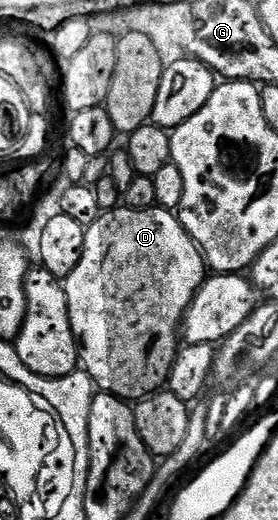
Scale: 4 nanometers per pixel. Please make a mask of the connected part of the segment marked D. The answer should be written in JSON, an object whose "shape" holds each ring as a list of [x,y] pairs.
{"shape":[[[119,206],[103,211],[102,217],[86,229],[84,254],[80,254],[76,270],[64,277],[68,314],[78,340],[78,358],[94,380],[95,389],[111,392],[127,402],[137,402],[159,391],[167,383],[180,349],[186,307],[207,278],[202,252],[173,211],[157,206],[148,210]]]}

